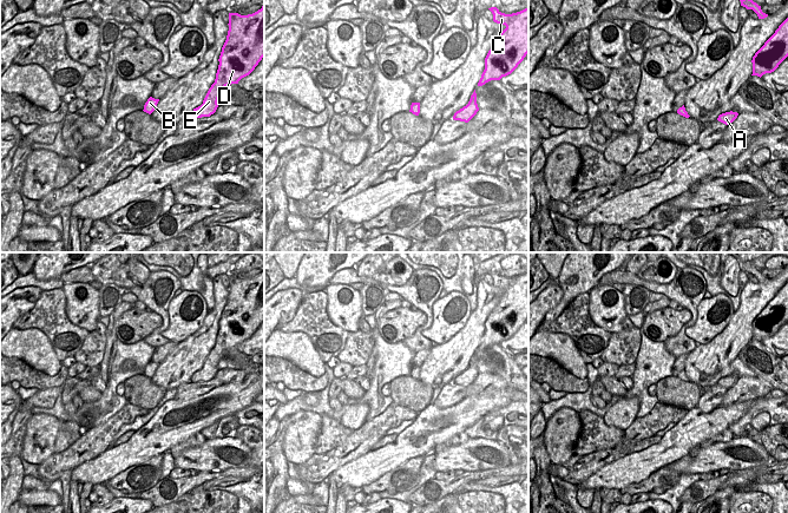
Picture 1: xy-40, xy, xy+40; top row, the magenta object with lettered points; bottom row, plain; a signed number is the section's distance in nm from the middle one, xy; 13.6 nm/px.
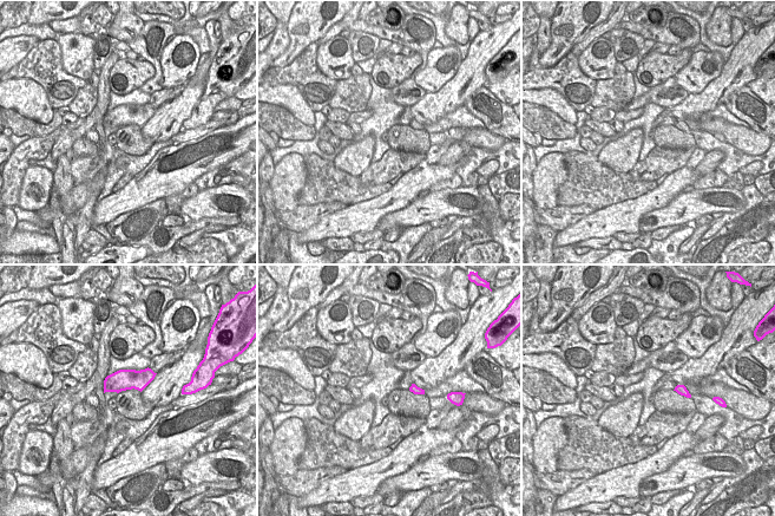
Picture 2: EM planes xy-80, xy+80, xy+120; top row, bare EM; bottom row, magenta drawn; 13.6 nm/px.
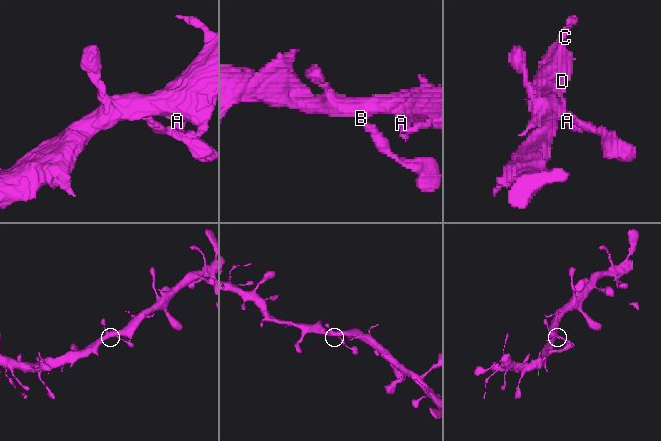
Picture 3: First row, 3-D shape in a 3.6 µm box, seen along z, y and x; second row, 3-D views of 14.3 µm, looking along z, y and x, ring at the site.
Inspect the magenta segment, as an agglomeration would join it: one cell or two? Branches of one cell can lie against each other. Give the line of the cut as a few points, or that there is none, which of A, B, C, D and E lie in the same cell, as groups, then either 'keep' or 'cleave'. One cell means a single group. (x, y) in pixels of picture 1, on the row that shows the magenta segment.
cut none; groups A B C D E; keep

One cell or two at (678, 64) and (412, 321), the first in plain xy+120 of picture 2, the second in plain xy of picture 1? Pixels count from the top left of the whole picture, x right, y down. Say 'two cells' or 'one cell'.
one cell

